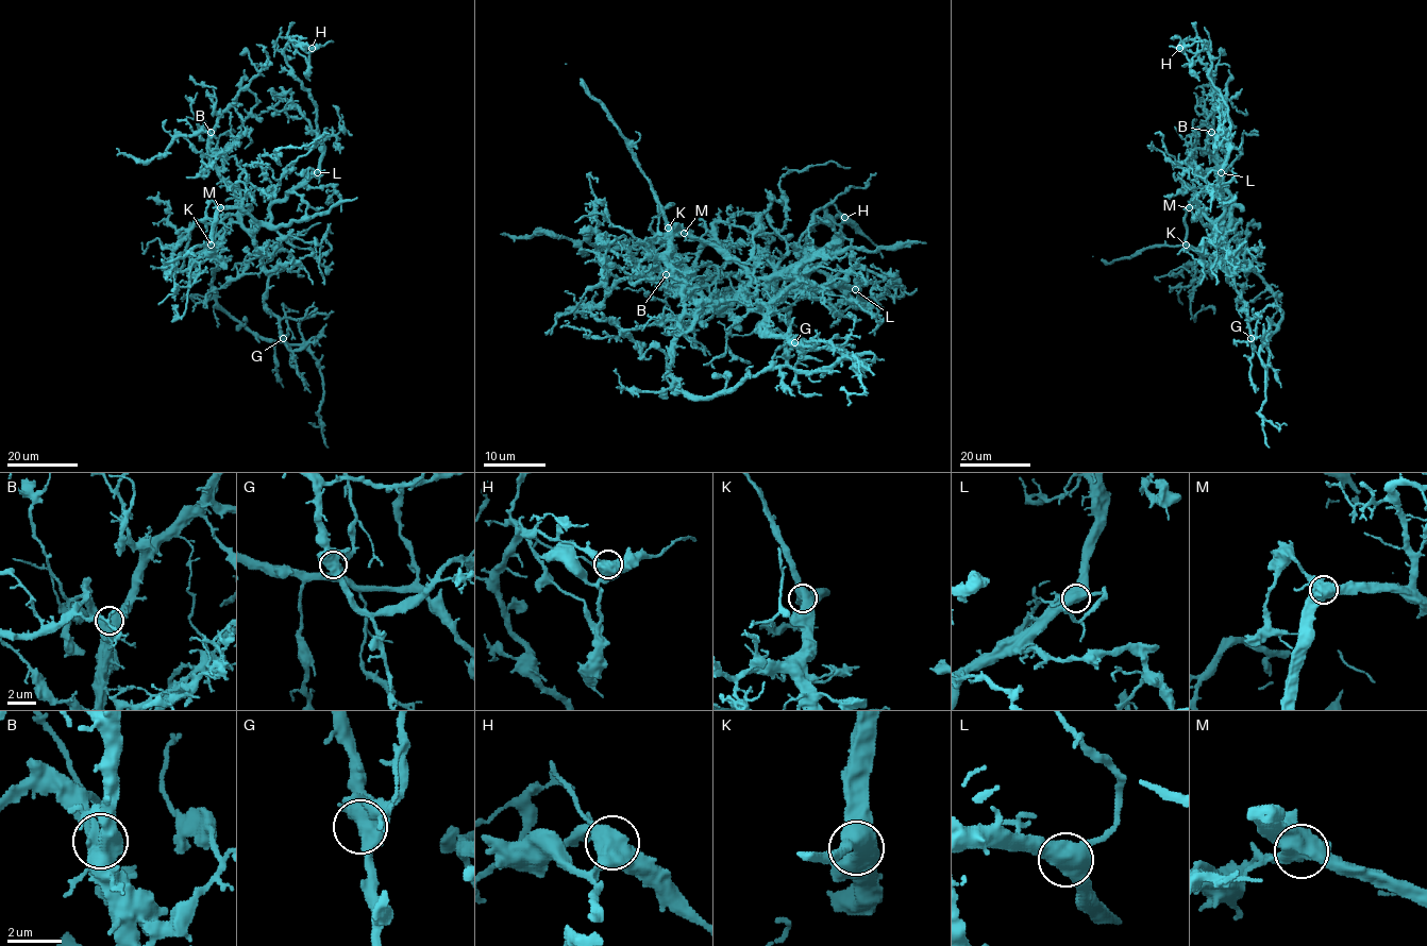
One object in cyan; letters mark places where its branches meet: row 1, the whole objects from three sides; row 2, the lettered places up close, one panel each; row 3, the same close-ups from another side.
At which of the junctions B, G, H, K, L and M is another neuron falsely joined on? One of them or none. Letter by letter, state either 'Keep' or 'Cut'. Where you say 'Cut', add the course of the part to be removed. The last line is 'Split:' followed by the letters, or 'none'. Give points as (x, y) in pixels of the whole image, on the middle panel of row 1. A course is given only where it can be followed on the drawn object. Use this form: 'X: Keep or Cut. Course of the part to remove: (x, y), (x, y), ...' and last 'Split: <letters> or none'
B: Keep
G: Keep
H: Cut. Course of the part to remove: (844, 218), (839, 249), (842, 252)
K: Keep
L: Keep
M: Keep
Split: H

